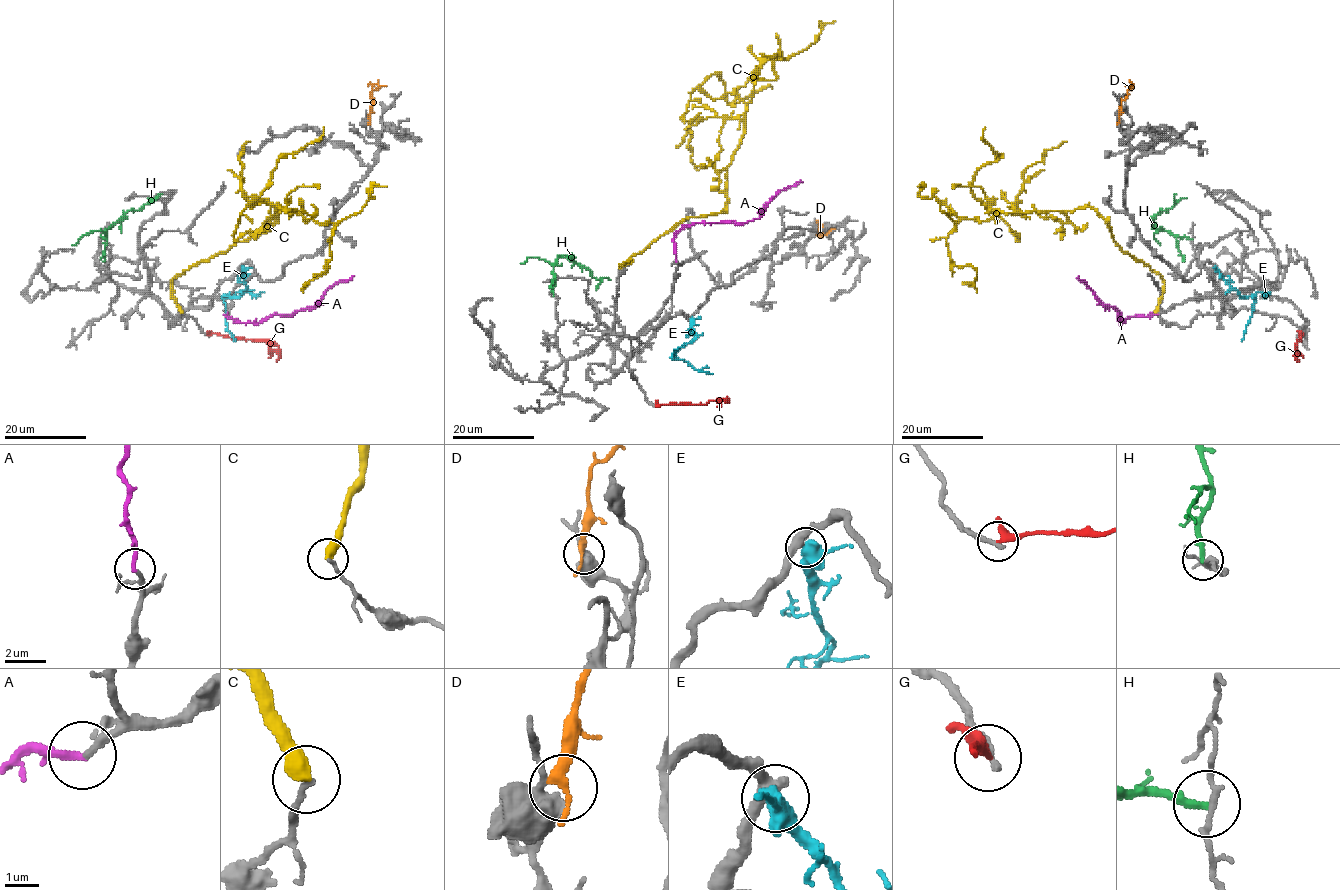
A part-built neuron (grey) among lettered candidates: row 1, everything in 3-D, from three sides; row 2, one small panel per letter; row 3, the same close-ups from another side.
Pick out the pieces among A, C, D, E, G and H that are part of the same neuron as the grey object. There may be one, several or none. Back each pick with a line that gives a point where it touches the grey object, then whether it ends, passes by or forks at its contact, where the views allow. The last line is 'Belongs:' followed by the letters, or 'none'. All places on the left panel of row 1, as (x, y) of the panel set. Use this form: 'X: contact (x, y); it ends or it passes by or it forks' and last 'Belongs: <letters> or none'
A: contact (227, 315); it passes by
Belongs: A

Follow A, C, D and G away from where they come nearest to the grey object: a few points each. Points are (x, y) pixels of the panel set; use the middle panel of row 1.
A: (676, 260), (674, 235), (689, 225), (742, 224), (757, 219), (764, 206), (778, 191), (802, 181)
C: (629, 259), (620, 267), (725, 208), (745, 106), (711, 99), (705, 79), (729, 104), (771, 88)
D: (818, 223), (821, 224), (819, 230), (826, 234), (834, 229)
G: (656, 406), (706, 404), (726, 397), (724, 402)

